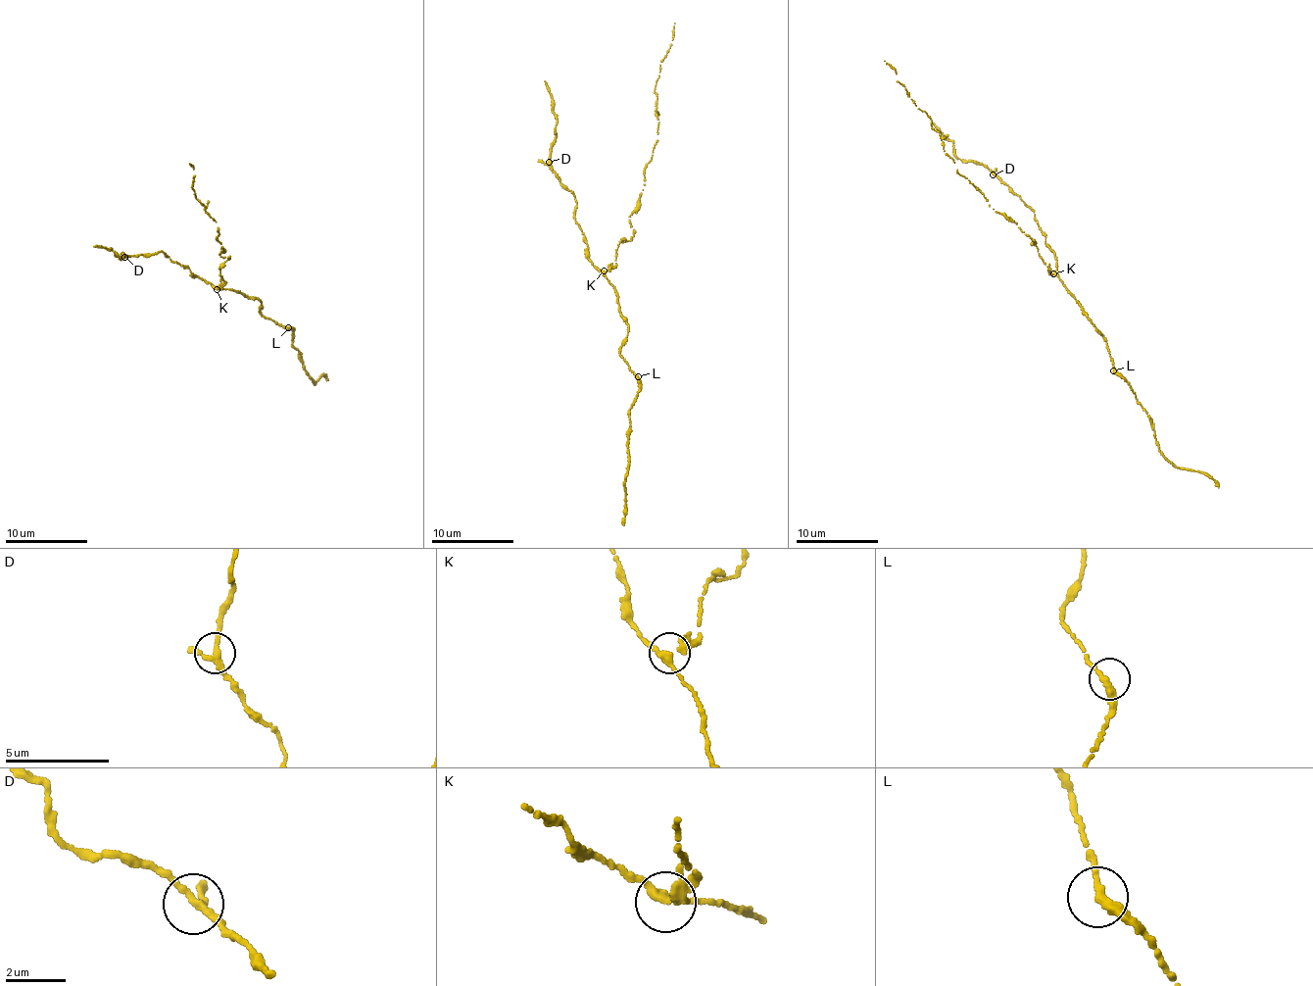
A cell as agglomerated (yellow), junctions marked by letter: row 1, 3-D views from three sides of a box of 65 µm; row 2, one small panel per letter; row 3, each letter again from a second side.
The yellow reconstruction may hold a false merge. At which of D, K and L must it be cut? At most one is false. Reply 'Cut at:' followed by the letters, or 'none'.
Cut at: K

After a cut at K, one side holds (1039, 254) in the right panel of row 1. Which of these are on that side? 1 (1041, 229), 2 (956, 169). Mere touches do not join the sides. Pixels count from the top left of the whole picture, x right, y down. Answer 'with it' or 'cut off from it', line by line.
1: cut off from it
2: with it

